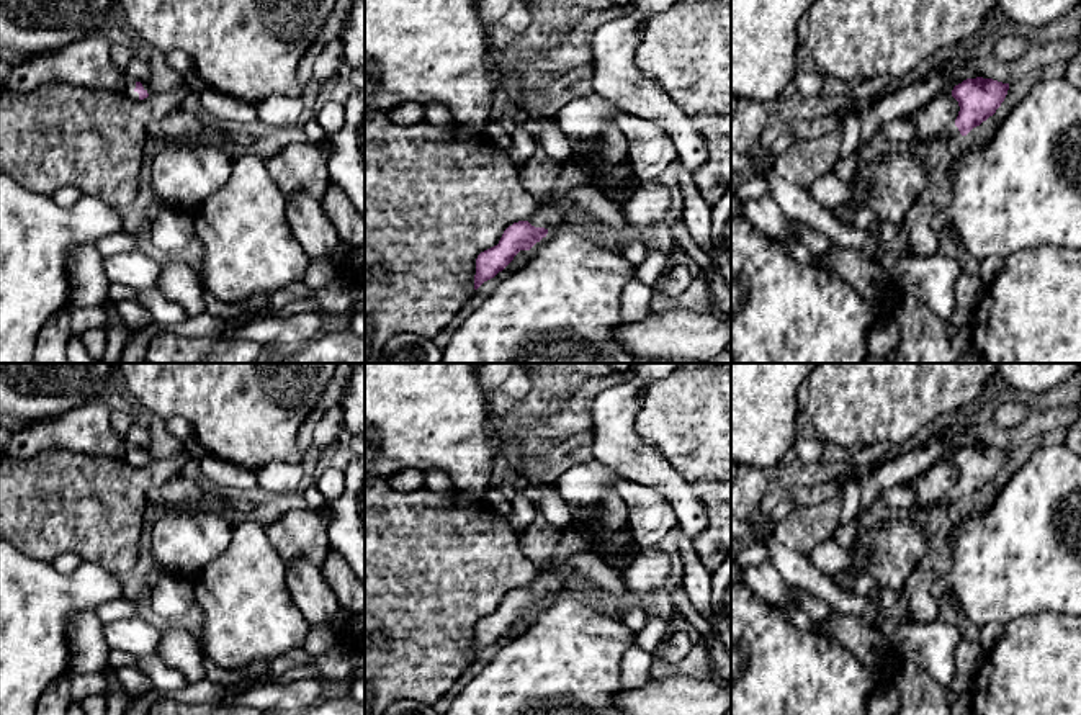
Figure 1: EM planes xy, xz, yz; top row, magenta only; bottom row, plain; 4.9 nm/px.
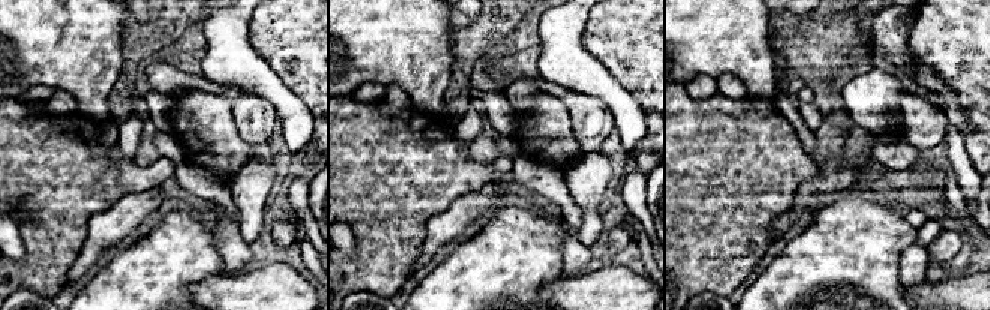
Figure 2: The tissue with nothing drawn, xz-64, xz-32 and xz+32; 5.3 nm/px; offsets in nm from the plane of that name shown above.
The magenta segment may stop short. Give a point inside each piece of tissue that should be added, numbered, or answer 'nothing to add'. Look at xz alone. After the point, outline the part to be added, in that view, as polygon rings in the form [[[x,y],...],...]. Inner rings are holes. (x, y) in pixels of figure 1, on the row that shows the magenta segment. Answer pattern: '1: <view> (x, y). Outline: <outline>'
1: xz (550, 215). Outline: [[[541,195],[541,208],[535,211],[527,221],[535,227],[545,227],[548,231],[561,226],[569,206],[561,203],[551,203],[546,195]]]

